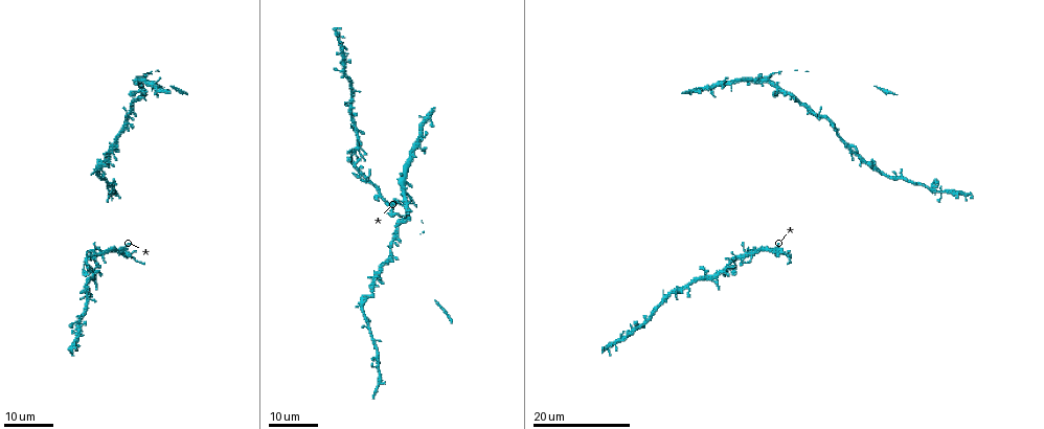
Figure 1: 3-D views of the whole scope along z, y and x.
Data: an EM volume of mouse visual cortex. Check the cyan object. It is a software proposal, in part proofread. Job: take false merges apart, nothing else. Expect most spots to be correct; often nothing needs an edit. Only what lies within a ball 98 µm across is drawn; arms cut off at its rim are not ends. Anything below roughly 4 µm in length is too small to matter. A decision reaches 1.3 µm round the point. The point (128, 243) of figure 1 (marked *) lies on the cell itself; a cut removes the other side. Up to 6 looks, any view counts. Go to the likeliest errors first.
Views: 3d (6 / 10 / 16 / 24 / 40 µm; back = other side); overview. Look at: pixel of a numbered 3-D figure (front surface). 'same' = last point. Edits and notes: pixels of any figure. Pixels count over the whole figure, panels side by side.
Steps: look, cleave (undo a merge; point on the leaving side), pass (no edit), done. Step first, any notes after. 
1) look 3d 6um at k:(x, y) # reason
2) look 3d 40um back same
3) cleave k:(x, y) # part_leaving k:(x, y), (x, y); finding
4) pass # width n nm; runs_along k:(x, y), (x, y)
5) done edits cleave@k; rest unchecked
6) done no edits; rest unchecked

look 3d 24um at 1:(833, 124)

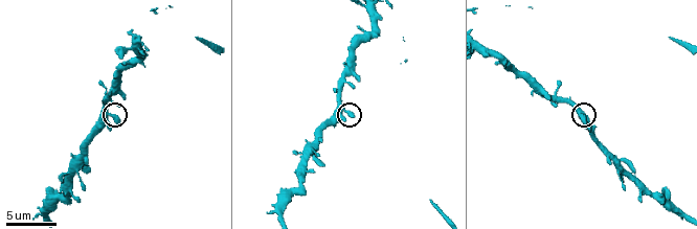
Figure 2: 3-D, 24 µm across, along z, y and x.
look 3d 10um at 2:(350, 111)

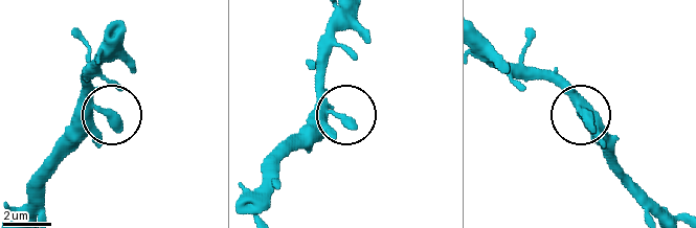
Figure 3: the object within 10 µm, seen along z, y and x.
pass # one cell here

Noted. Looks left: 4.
look 3d 16um at 1:(120, 252) # branch point

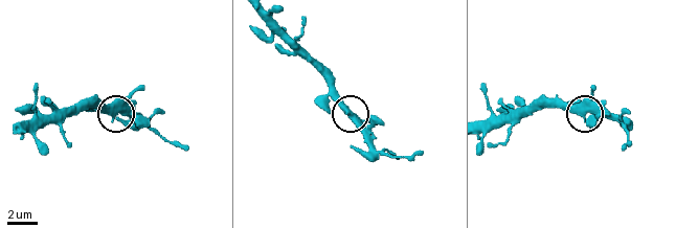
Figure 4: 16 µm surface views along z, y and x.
look 3d 10um at 4:(353, 122) # zoom in

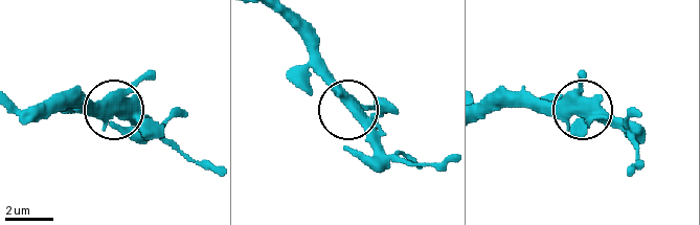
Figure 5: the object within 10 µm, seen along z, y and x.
pass # runs_along 5:(585, 74), (581, 102), (603, 110), (625, 130); one cell here

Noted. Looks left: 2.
look 3d 10um at 2:(302, 160) # looks like a crossing

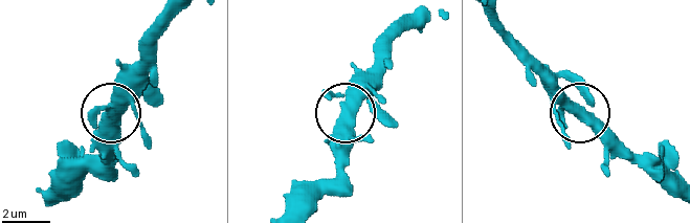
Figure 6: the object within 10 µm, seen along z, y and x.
pass # arms 4; all the same cell

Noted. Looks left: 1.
done no edits; rest unchecked

